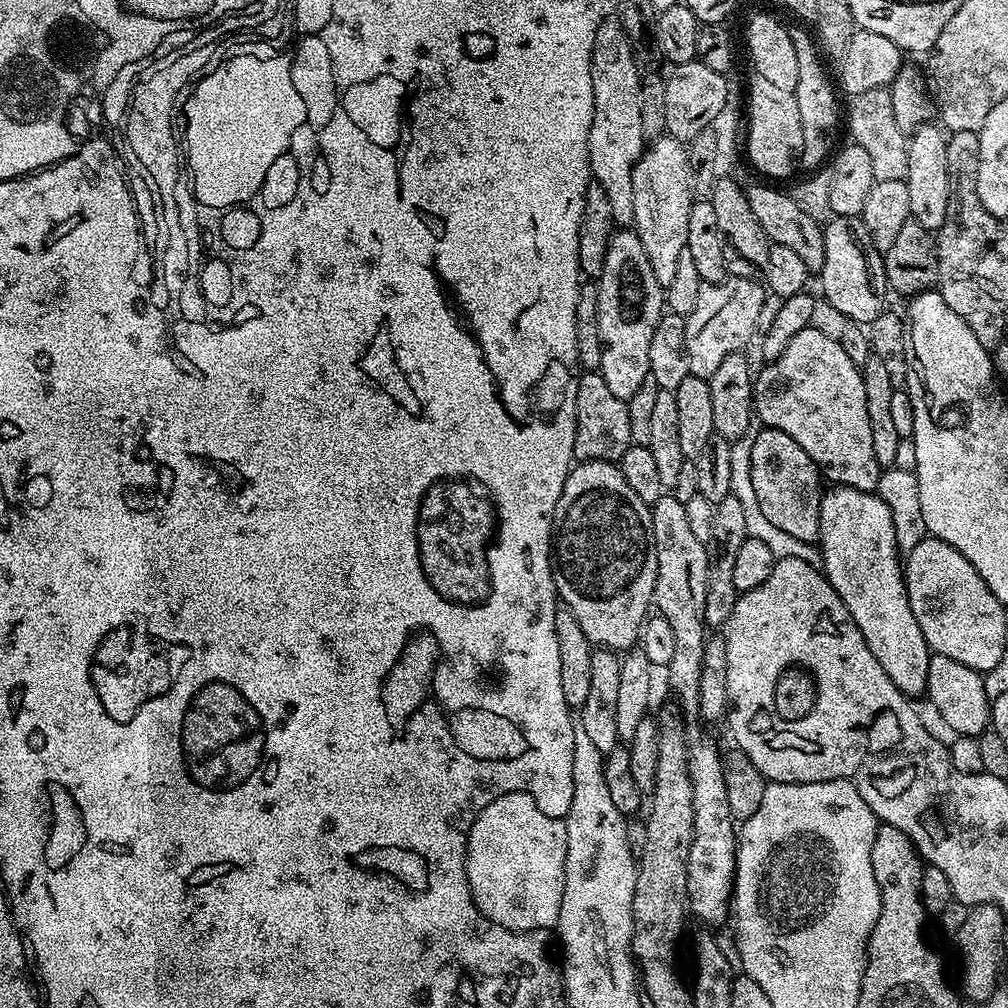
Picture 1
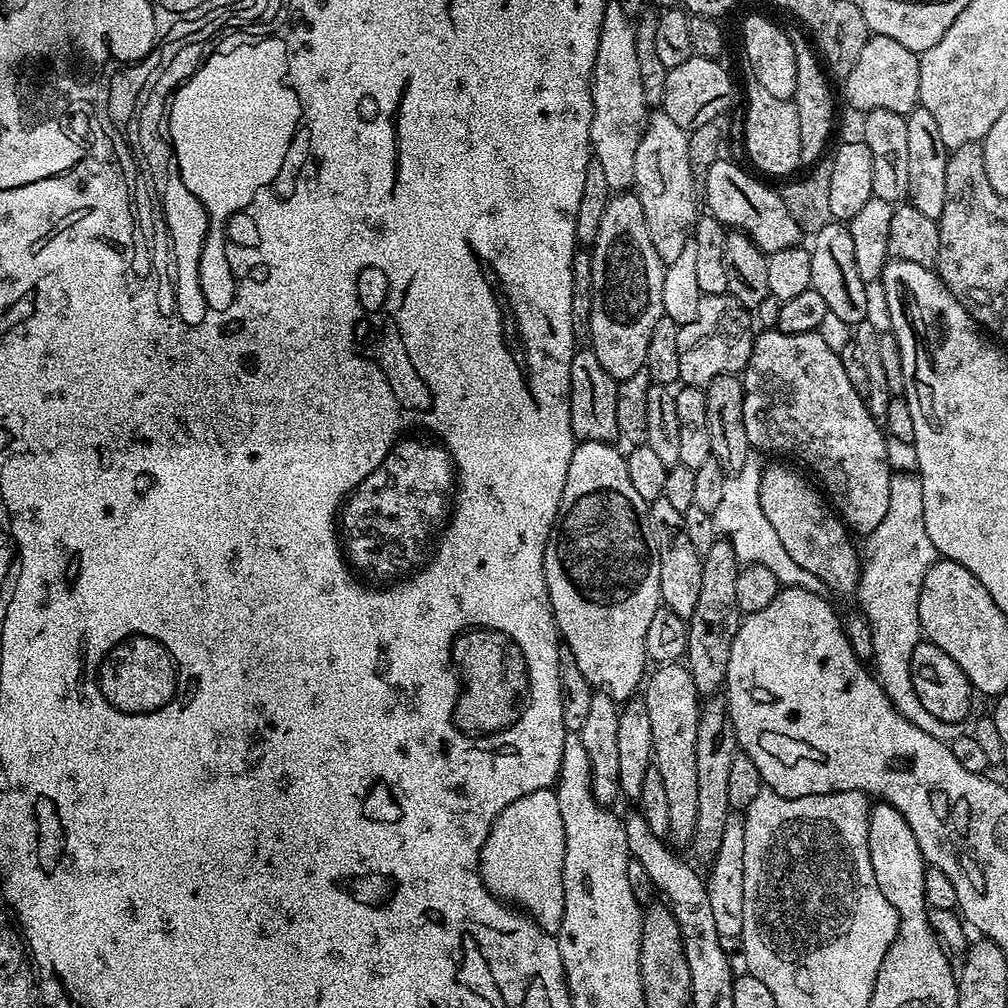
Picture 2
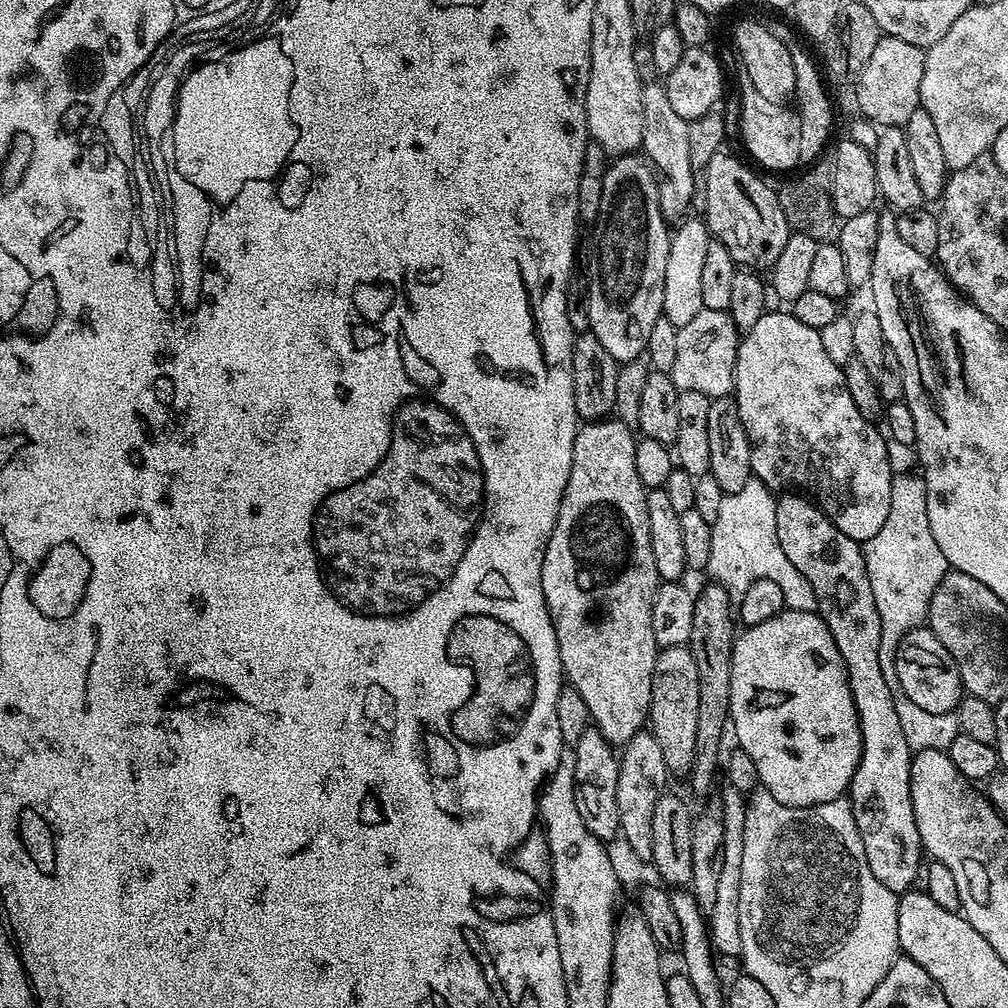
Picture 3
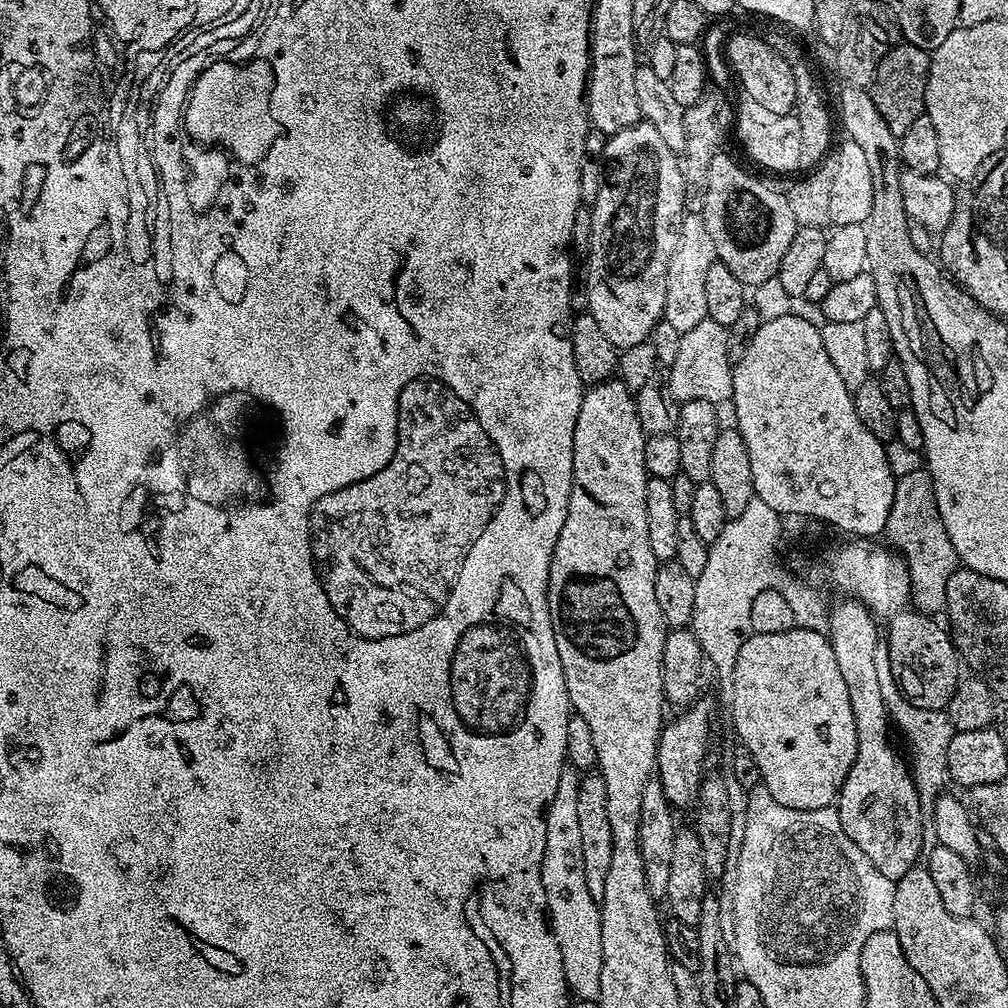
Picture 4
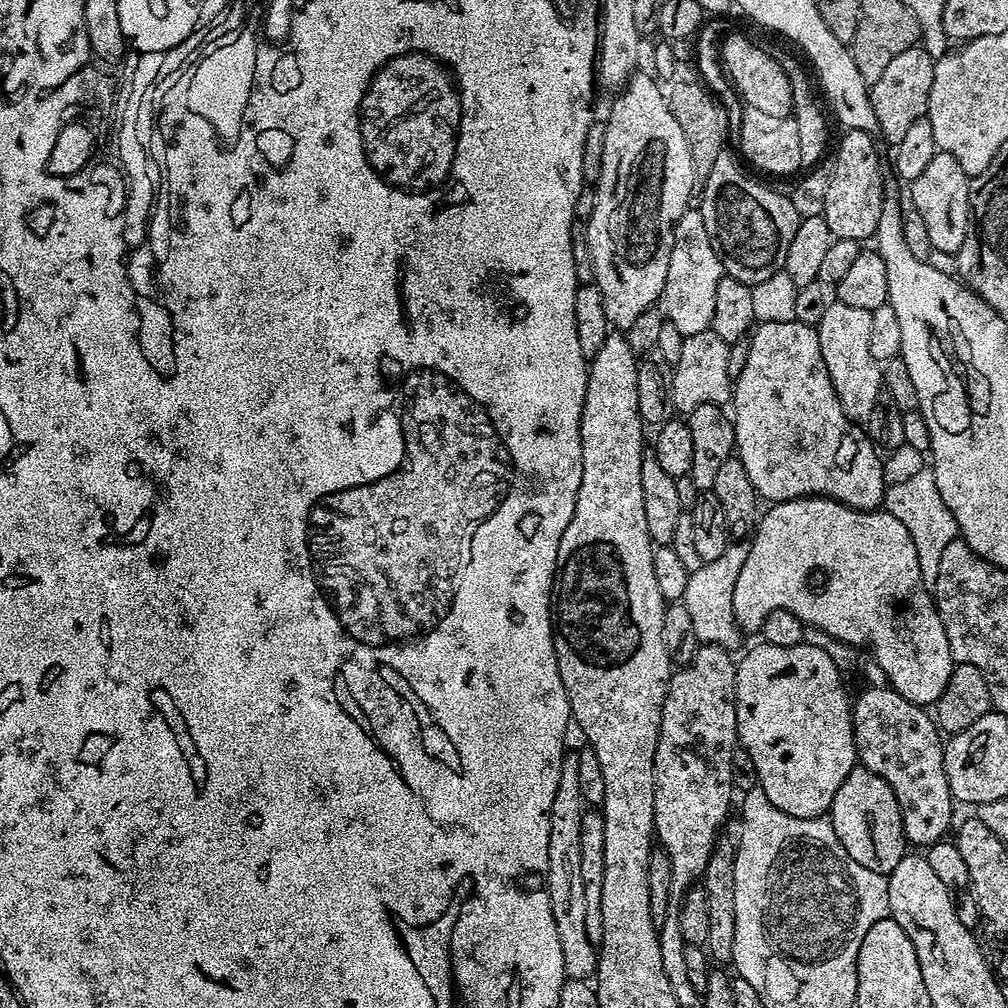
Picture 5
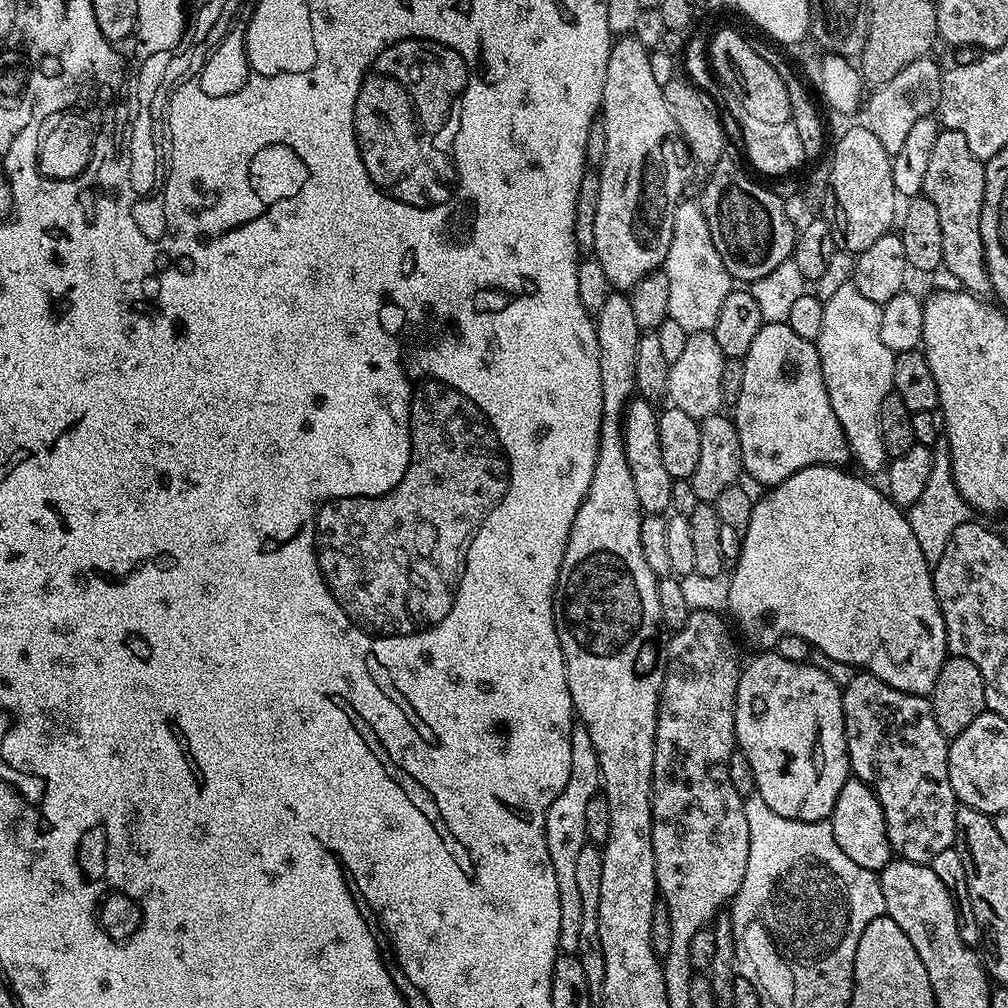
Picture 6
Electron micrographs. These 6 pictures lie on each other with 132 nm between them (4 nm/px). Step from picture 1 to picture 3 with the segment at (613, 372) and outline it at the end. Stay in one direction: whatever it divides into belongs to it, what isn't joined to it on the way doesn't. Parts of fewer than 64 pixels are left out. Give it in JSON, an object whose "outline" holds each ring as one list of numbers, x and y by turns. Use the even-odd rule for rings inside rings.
{"outline":[[640,154,615,157,604,169,602,206,594,225,596,231,596,265,588,284,589,326,598,342,617,364,625,364,645,355,650,342,650,329,662,314,662,286,666,282,666,257,670,255,669,221,665,220,656,185,656,173]]}

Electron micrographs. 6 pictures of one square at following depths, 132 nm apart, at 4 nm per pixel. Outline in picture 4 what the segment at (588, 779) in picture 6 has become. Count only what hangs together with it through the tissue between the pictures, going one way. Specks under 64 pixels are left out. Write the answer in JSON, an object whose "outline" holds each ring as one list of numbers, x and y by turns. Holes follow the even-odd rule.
{"outline":[[565,766,558,778,558,790,554,790,554,798,548,803,548,810,544,814,546,850,542,854,540,873,548,903,546,915,550,921,554,938,558,942,558,950,562,950,562,970,566,974,569,993,577,1000,599,1001,602,990,602,922,600,921,600,905,586,886,586,870,582,866,582,834,578,831,580,778,581,773,571,766]]}

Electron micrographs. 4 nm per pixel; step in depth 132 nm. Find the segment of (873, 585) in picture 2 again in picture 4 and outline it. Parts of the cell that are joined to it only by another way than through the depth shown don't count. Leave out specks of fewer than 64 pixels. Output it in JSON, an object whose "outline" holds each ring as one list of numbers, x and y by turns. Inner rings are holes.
{"outline":[[921,470,897,479,890,518,886,522,883,535,888,536,887,543,904,557,911,588,911,607,925,614,943,613,946,578,950,578,950,574,956,571,958,557,950,542,950,534,946,534,946,526,942,526,942,514,938,514,932,476,928,471],[886,666,881,667,878,682,882,685,882,698,888,707,891,723,895,727,896,724,900,727,900,732,904,735,909,750,912,751,910,771,912,781,916,783,916,792,920,795,921,801,935,801,936,797,945,791,944,783,947,785,950,780,948,775,948,751,954,735,950,718,946,714,922,712,919,708,915,708,900,693,900,687,896,684,894,674]]}

